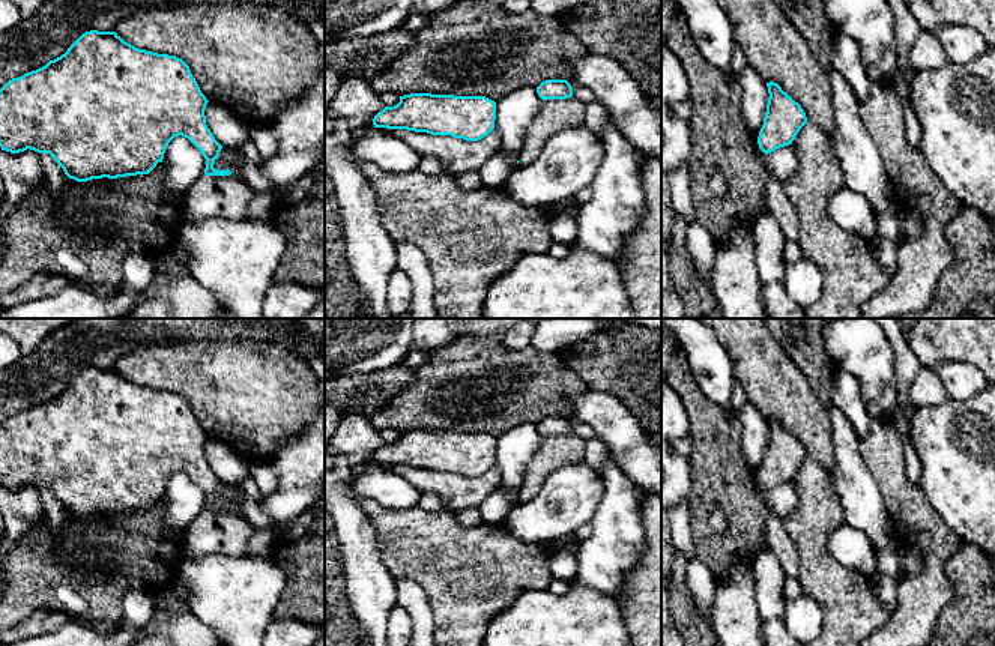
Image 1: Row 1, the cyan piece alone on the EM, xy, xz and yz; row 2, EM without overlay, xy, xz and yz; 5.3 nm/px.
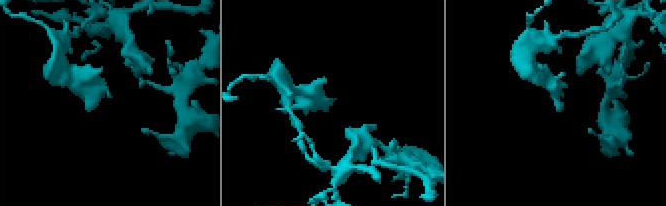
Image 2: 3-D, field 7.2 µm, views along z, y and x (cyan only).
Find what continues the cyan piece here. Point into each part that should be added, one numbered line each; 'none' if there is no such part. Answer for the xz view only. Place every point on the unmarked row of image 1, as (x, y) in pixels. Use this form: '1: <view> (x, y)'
none

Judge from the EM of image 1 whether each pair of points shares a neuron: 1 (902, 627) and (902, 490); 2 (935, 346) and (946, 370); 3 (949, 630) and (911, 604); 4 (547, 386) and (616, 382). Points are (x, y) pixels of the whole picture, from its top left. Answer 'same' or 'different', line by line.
1: same
2: different
3: different
4: different

